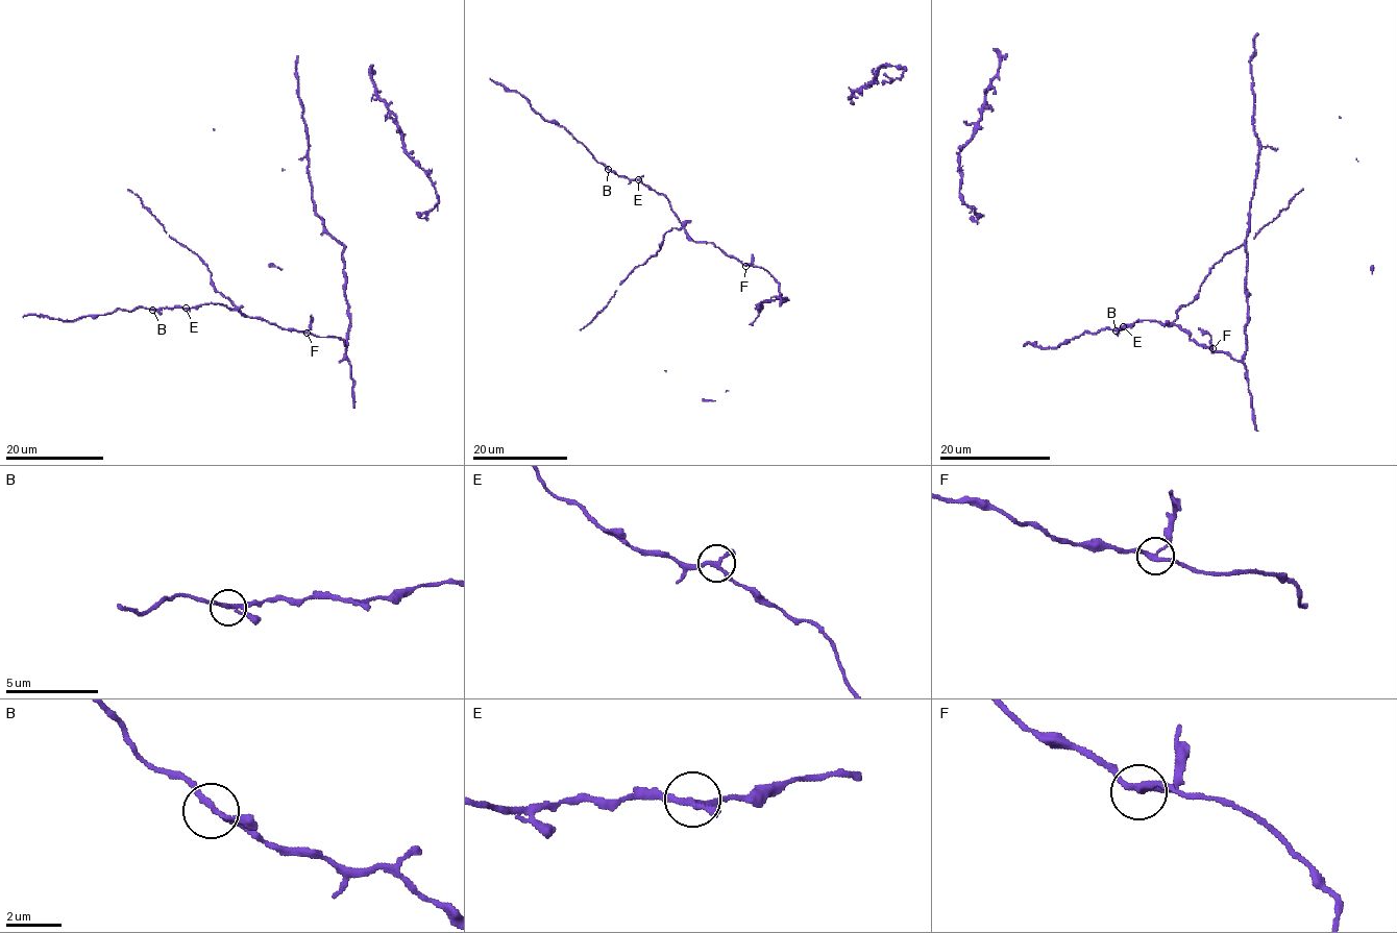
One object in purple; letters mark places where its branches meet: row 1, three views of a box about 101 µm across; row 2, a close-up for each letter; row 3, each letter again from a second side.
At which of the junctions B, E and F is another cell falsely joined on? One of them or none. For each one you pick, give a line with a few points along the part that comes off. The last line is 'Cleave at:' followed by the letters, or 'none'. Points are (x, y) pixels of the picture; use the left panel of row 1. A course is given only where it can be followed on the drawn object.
F: Course of the part to remove: (307, 332), (311, 315)
Cleave at: F

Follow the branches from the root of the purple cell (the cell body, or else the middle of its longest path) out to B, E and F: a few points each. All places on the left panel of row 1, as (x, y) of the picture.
B: (316, 212), (323, 226), (344, 246), (349, 319), (345, 345), (338, 337), (279, 328), (219, 303), (152, 310)
E: (316, 212), (323, 226), (344, 246), (349, 319), (345, 345), (338, 337), (279, 328), (219, 303), (186, 308)
F: (316, 212), (323, 220), (323, 226), (344, 246), (349, 330), (345, 345), (338, 337), (316, 337), (307, 332)

